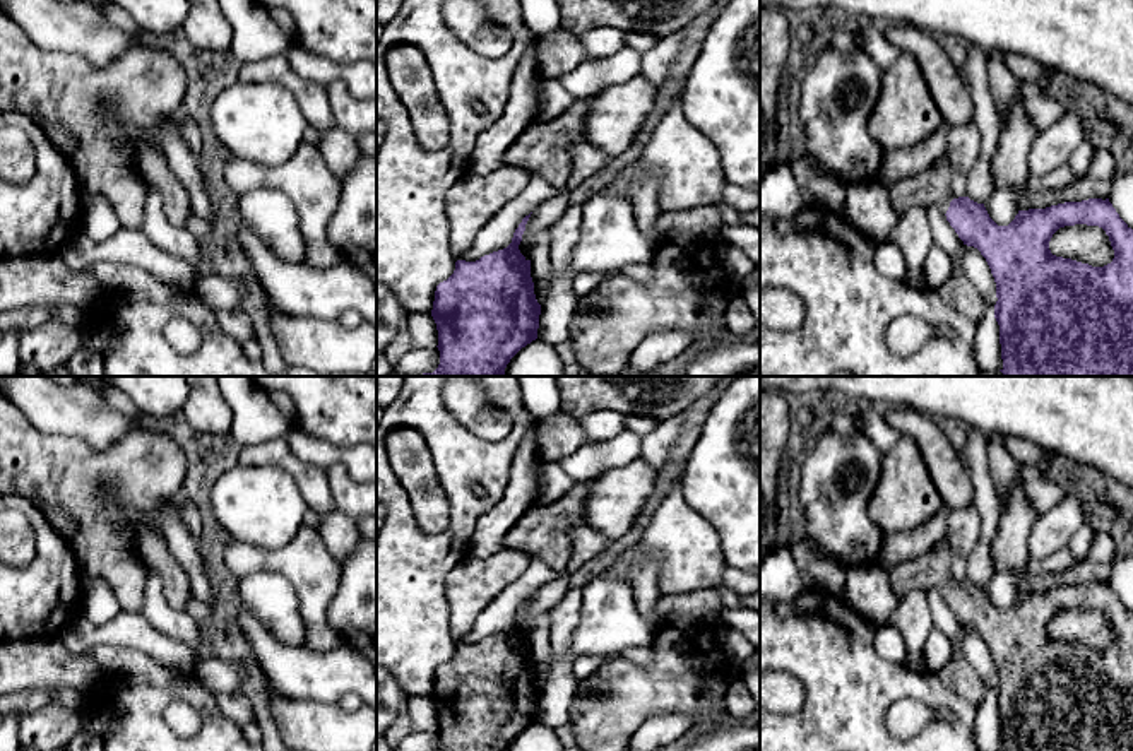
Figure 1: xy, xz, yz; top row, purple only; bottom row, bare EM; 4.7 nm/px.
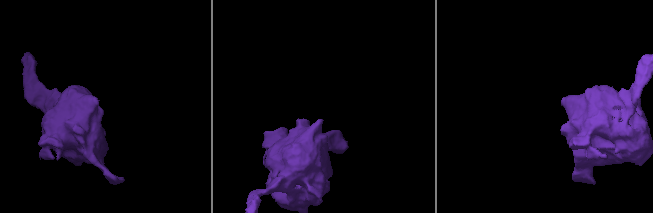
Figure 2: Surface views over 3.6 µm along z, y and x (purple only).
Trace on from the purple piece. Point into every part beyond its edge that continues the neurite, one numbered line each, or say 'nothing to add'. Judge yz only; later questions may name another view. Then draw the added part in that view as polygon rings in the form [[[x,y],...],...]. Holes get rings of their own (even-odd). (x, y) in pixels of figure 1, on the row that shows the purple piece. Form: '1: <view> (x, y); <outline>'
1: yz (930, 189); [[[940,159],[929,169],[888,185],[890,205],[895,212],[904,214],[909,209],[940,209],[946,214],[953,197],[950,195],[950,163]]]

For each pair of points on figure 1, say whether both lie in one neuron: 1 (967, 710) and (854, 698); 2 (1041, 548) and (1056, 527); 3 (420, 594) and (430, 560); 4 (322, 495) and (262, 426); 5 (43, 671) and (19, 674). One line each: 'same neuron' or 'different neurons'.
1: same neuron
2: same neuron
3: same neuron
4: different neurons
5: same neuron

